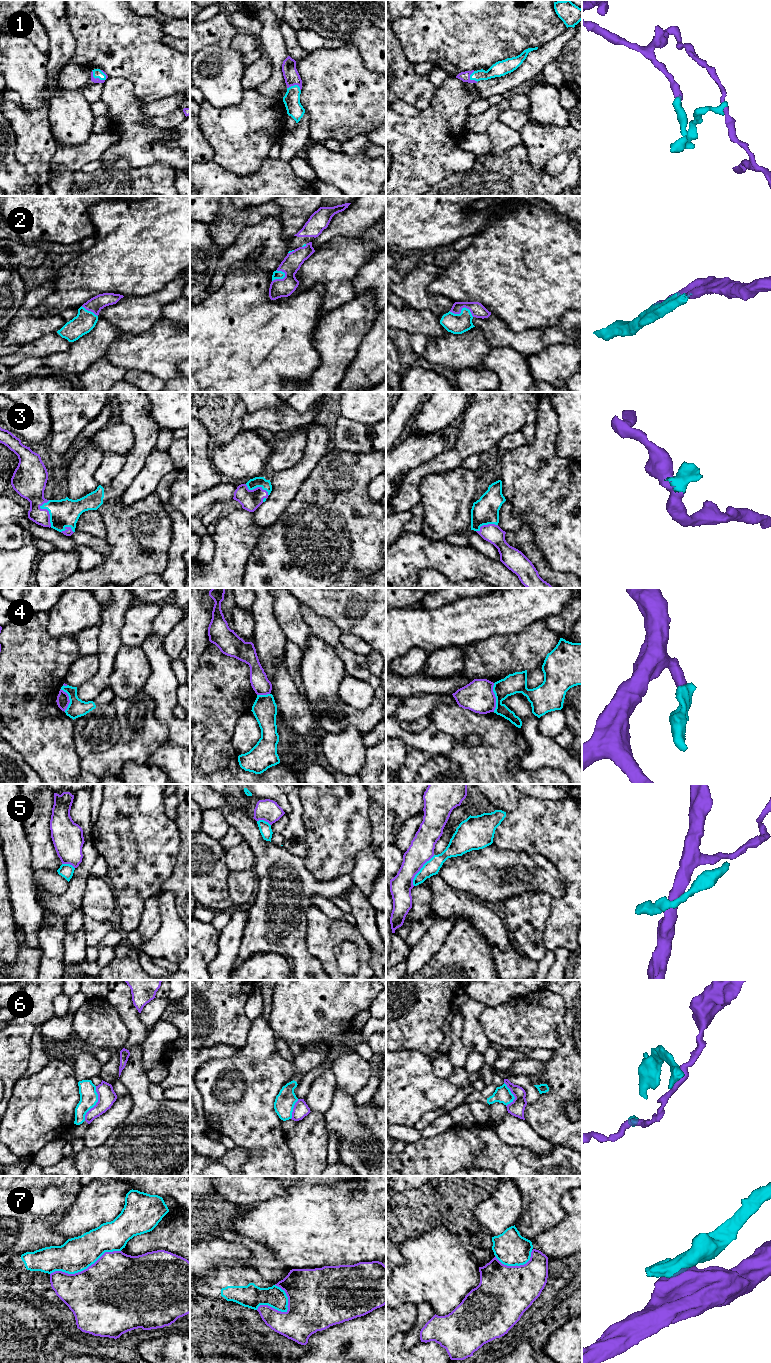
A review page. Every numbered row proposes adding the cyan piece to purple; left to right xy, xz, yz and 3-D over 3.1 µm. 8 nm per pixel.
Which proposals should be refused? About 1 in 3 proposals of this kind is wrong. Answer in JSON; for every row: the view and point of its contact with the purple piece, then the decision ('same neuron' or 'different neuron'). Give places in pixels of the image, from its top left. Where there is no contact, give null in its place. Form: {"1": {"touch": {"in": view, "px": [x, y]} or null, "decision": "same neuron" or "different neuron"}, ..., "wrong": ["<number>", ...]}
{"1": {"touch": {"in": "xy", "px": [97, 78]}, "decision": "same neuron"}, "2": {"touch": {"in": "yz", "px": [461, 309]}, "decision": "same neuron"}, "3": {"touch": {"in": "xy", "px": [48, 511]}, "decision": "same neuron"}, "4": {"touch": {"in": "yz", "px": [495, 697]}, "decision": "different neuron"}, "5": {"touch": {"in": "yz", "px": [419, 870]}, "decision": "different neuron"}, "6": {"touch": {"in": "xy", "px": [96, 1103]}, "decision": "different neuron"}, "7": {"touch": {"in": "xy", "px": [85, 1269]}, "decision": "different neuron"}, "wrong": ["4", "5", "6", "7"]}

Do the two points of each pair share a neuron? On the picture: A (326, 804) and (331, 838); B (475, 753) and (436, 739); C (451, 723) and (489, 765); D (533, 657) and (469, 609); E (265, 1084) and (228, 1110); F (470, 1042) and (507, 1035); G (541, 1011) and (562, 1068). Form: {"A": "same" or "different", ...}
{"A": "same", "B": "different", "C": "same", "D": "different", "E": "same", "F": "different", "G": "different"}

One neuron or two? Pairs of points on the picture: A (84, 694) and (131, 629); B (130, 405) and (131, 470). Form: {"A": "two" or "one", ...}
{"A": "two", "B": "one"}

